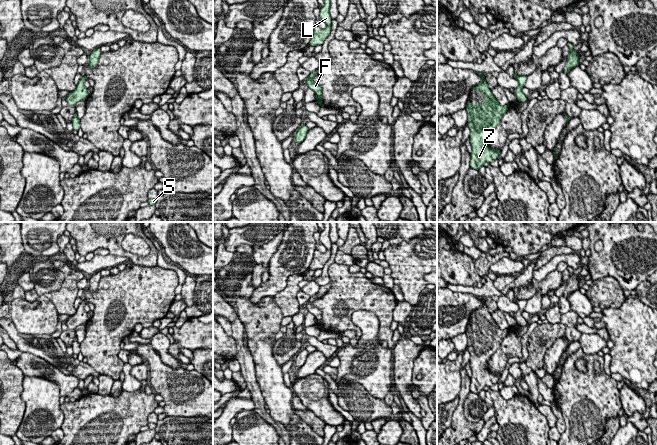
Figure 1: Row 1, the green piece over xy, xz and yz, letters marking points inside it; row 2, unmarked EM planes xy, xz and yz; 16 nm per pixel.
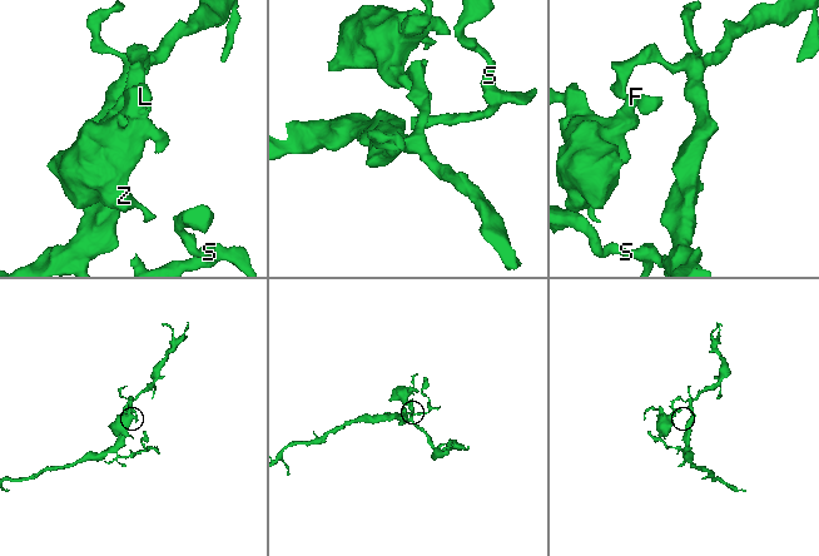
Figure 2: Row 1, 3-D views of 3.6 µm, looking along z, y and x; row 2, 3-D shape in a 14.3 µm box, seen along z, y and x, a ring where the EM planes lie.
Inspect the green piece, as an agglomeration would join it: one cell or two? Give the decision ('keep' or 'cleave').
cleave

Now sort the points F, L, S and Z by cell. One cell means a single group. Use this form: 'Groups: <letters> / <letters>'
Groups: F L Z / S

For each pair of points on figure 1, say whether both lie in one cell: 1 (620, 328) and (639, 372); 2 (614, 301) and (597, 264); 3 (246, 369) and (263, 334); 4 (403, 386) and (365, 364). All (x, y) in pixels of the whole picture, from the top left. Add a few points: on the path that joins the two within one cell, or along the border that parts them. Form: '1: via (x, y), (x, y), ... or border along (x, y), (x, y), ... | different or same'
1: via (631, 339), (634, 342), (634, 361) | same
2: border along (593, 280), (612, 276), (622, 289) | different
3: border along (248, 349), (253, 360), (254, 374), (257, 379) | different
4: border along (392, 358), (393, 385) | different

